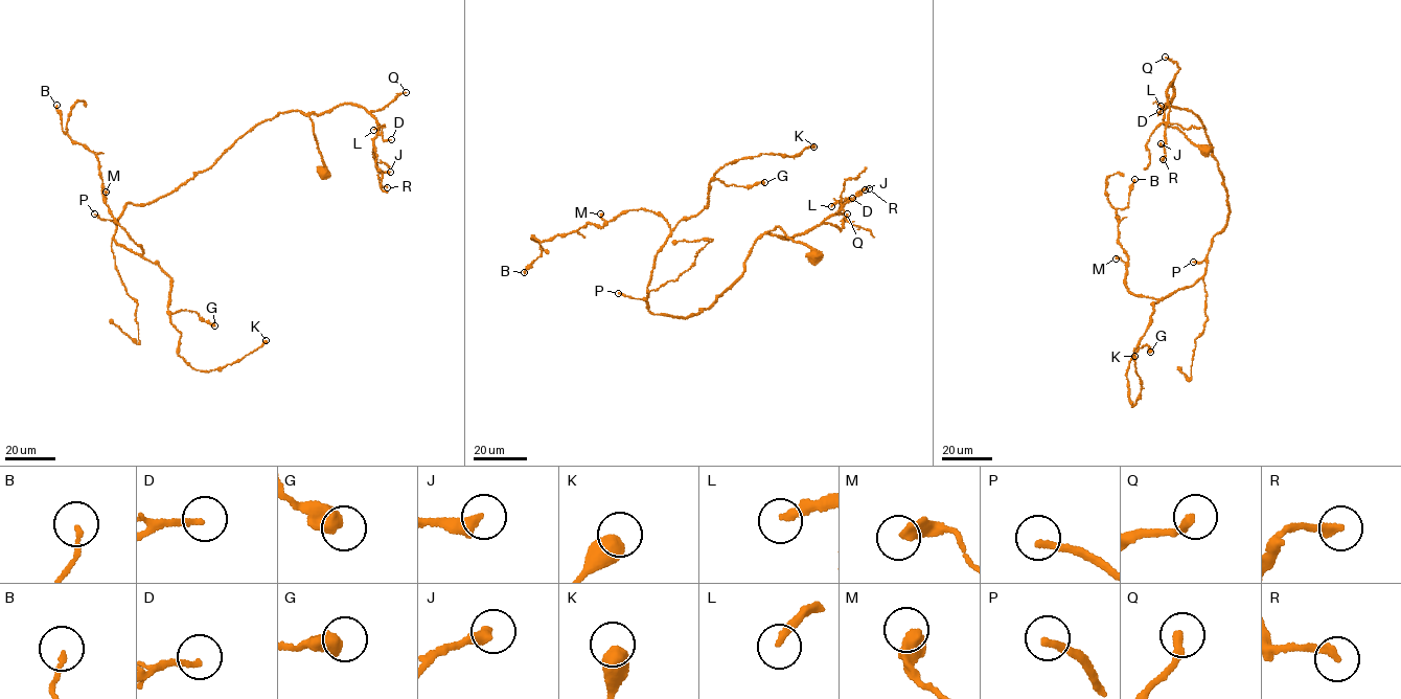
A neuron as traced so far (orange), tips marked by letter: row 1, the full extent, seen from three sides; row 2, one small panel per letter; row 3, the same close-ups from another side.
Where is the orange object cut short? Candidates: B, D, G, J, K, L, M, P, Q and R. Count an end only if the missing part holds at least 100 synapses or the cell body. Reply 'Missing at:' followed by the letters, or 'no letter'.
Missing at: P

